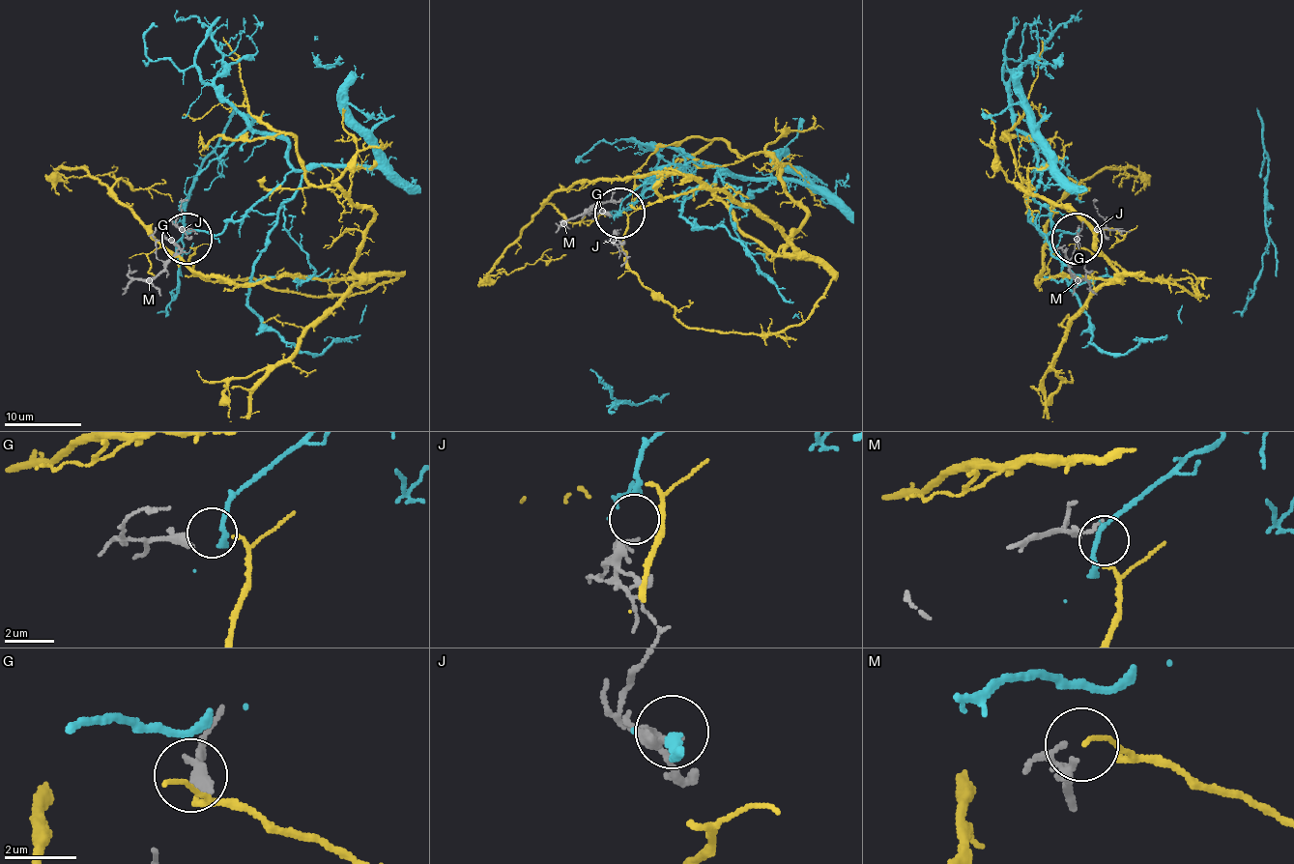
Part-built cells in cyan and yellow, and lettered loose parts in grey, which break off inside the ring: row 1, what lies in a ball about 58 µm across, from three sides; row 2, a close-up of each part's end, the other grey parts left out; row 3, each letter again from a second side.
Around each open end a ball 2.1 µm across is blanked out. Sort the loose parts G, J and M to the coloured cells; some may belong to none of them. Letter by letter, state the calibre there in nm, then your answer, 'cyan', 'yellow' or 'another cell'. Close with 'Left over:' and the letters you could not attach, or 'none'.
G: 380 nm | yellow
J: 260 nm | cyan
M: 170 nm | another cell
Left over: M

